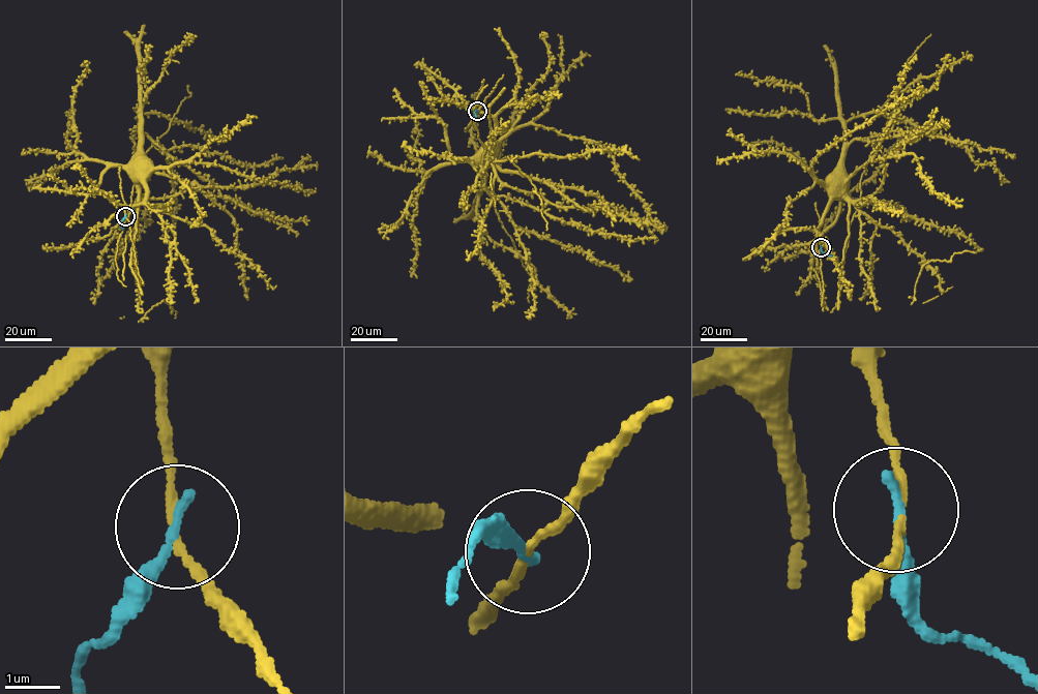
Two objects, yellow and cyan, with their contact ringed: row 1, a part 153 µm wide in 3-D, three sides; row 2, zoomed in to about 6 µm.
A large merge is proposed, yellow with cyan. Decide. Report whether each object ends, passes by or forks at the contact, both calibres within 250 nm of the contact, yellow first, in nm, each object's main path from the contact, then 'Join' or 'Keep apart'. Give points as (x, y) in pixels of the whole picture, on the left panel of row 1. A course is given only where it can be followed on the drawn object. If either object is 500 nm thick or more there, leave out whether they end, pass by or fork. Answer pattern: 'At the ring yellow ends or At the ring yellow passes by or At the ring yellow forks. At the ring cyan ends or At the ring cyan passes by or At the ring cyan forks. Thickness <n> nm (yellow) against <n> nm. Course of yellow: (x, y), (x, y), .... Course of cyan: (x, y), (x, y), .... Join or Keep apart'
At the ring yellow passes by. At the ring cyan ends. Thickness 140 nm (yellow) against 220 nm. Course of yellow: (125, 216), (124, 204), (138, 205), (145, 198), (143, 178), (136, 173), (140, 169). Course of cyan: (125, 216), (122, 229). Keep apart

